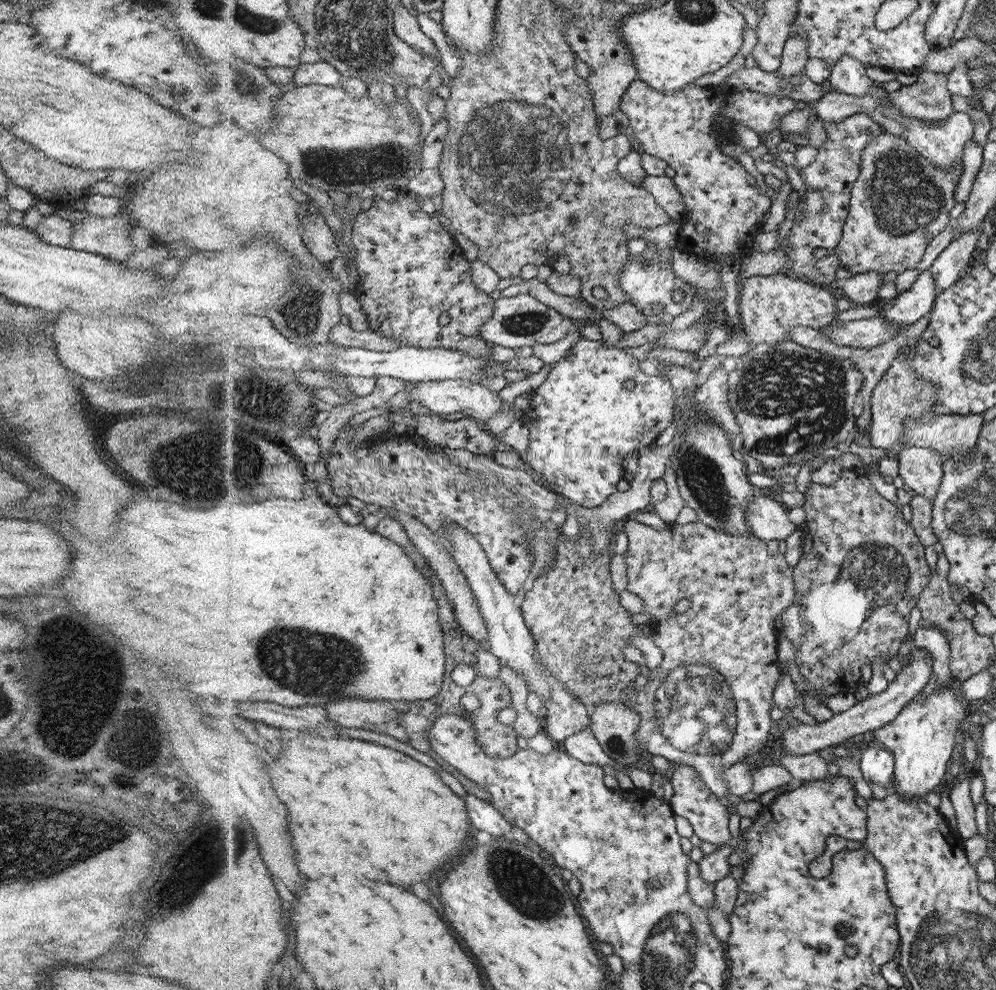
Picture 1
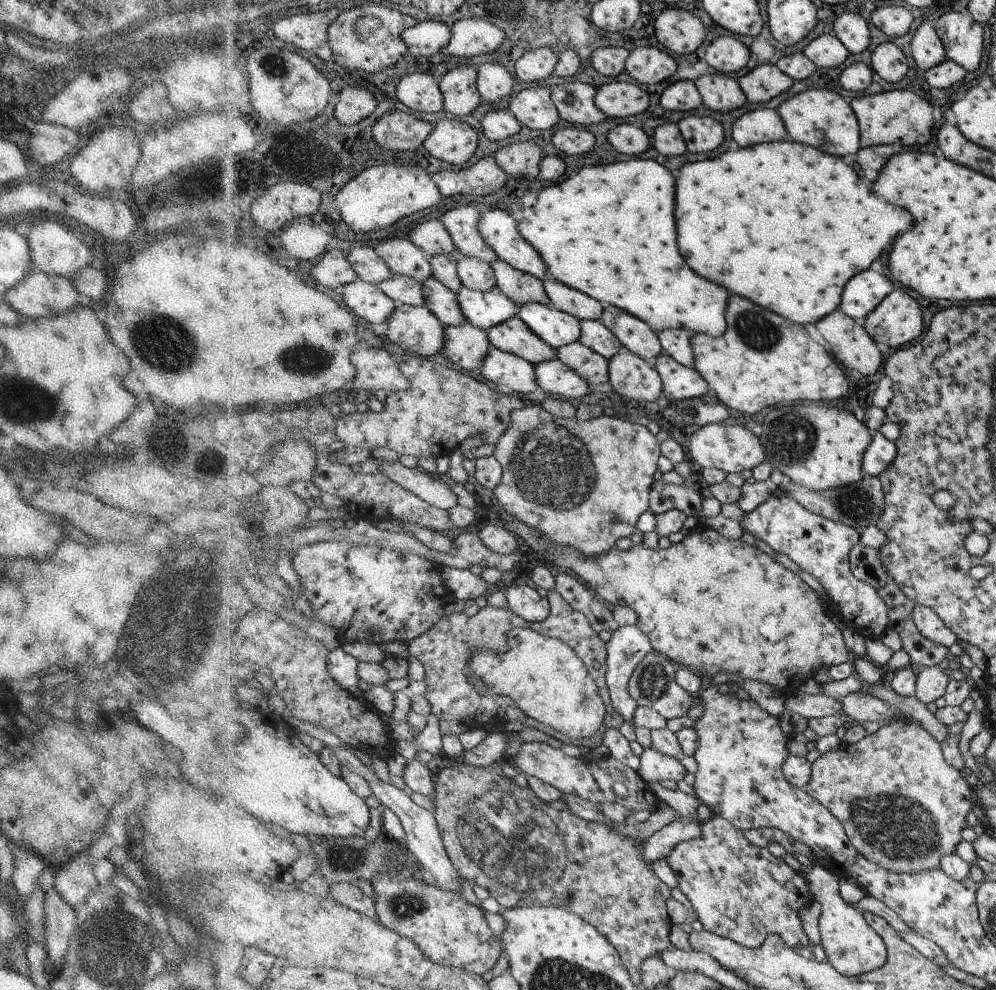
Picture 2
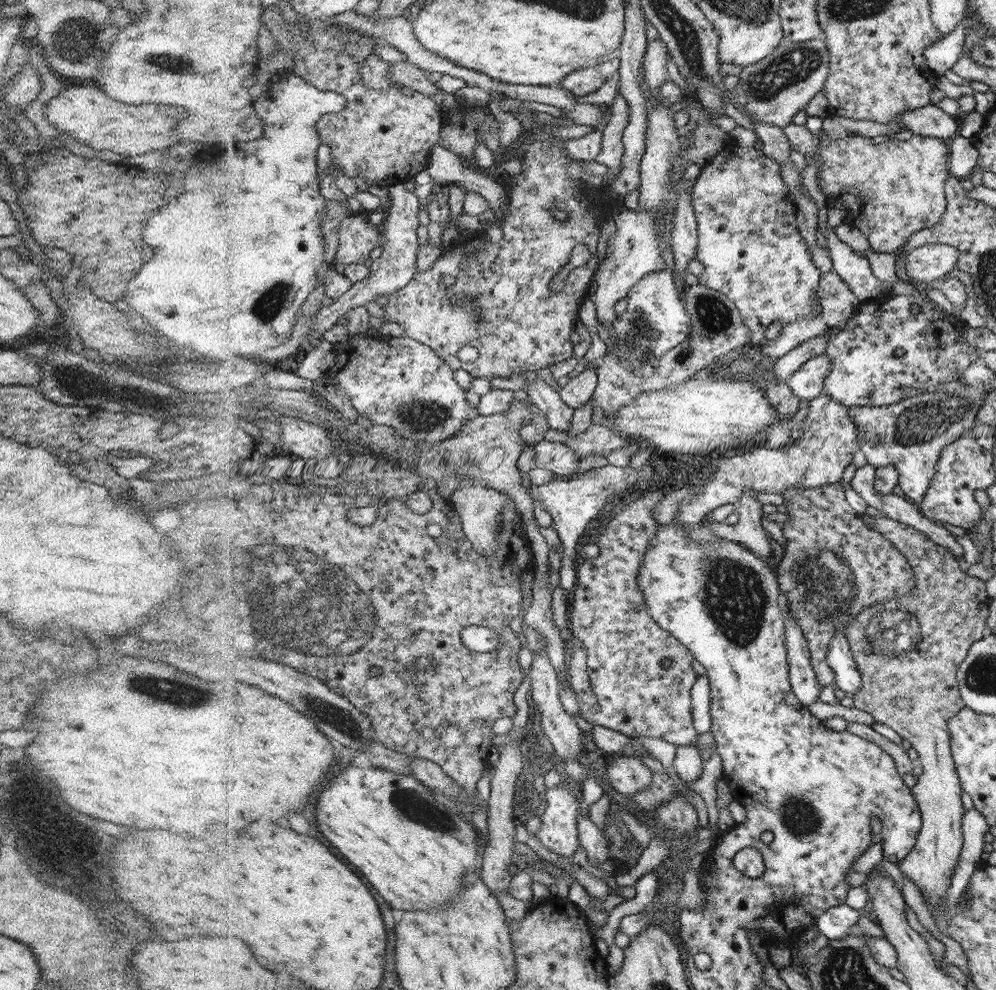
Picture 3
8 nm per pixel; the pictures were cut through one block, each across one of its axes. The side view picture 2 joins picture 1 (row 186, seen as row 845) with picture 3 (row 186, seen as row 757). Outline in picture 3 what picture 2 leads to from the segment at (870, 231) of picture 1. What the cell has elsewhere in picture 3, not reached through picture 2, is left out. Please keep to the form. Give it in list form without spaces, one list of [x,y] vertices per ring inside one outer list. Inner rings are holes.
[[[823,131],[818,136],[820,146],[818,155],[822,157],[822,170],[818,172],[818,186],[827,198],[834,198],[842,204],[844,210],[852,216],[862,214],[862,210],[870,202],[880,202],[880,206],[888,206],[894,218],[894,236],[868,236],[871,248],[878,252],[895,252],[901,248],[915,232],[923,231],[936,224],[947,214],[946,186],[948,180],[948,148],[942,139],[913,135],[908,140],[892,139],[884,143],[874,144],[872,138],[849,134],[842,139],[832,140]]]

